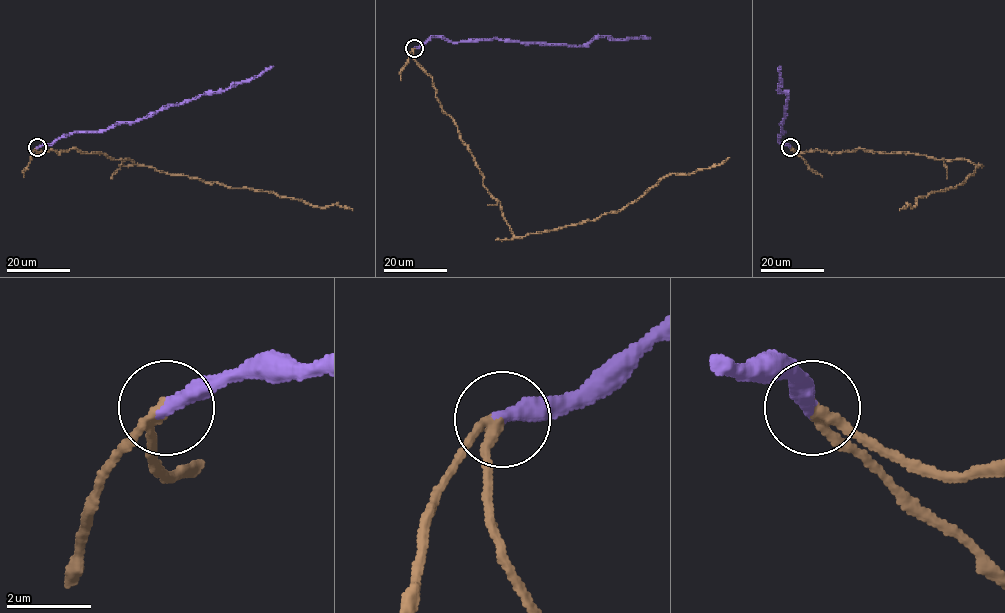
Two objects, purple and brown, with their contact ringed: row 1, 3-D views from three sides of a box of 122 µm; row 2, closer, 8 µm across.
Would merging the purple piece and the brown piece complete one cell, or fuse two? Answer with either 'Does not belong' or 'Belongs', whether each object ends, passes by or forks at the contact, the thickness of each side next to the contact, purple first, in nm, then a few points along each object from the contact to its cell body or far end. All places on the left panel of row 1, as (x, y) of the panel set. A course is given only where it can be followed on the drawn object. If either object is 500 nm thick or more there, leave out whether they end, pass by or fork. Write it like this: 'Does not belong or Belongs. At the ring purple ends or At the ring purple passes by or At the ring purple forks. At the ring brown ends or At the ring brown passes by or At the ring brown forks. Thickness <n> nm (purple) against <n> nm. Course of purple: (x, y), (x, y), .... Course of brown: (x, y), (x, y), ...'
Does not belong. At the ring purple ends. At the ring brown passes by. Thickness 400 nm (purple) against 200 nm. Course of purple: (37, 147), (51, 145), (74, 133), (103, 131), (119, 124), (132, 123), (172, 105), (249, 82), (273, 67). Course of brown: (37, 147), (36, 152), (59, 154), (74, 147), (97, 151), (168, 173), (352, 210)

